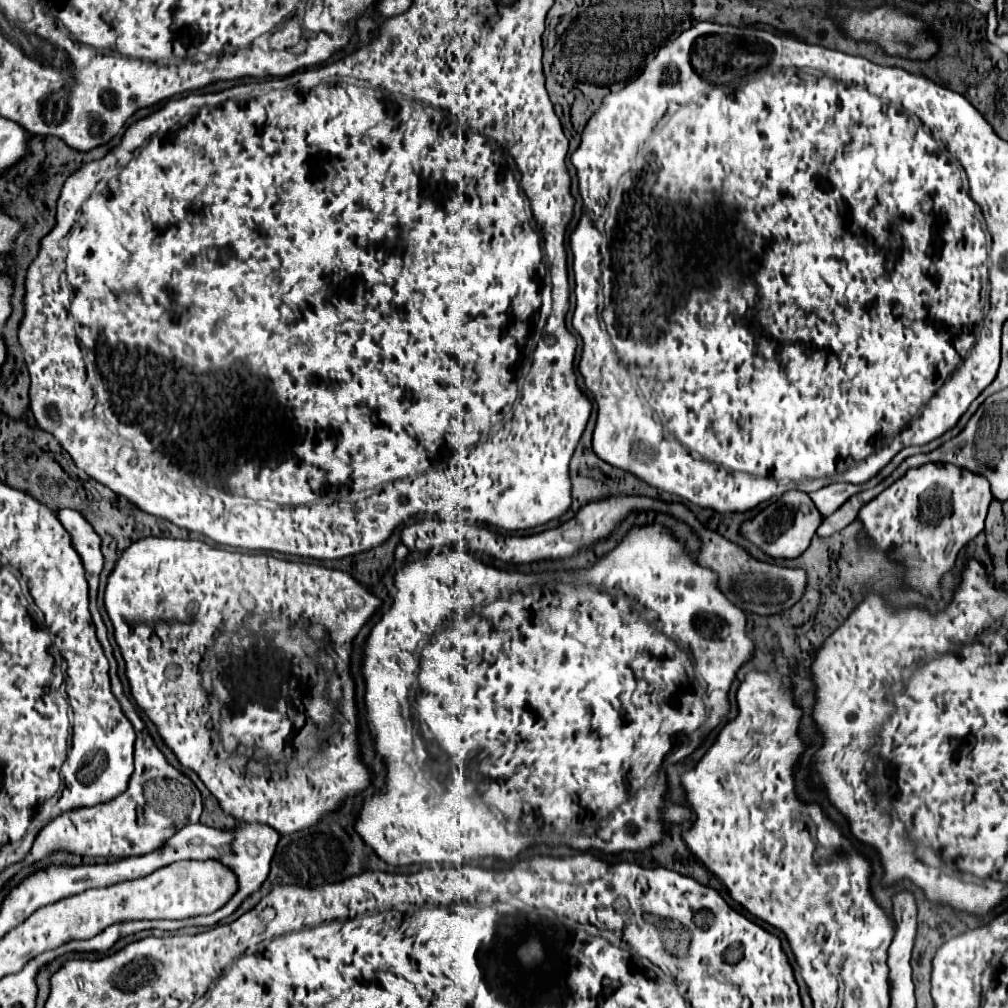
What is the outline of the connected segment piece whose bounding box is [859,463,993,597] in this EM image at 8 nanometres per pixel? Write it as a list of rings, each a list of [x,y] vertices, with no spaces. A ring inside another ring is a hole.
[[[927,463],[917,469],[909,469],[899,481],[895,481],[891,487],[879,493],[873,501],[869,501],[859,511],[859,519],[863,521],[863,531],[867,533],[867,537],[873,539],[875,547],[887,551],[889,555],[895,555],[901,545],[913,543],[915,545],[913,557],[917,559],[913,559],[913,567],[907,569],[909,571],[907,583],[927,597],[939,597],[937,585],[941,575],[954,567],[957,553],[983,531],[983,521],[985,521],[991,499],[993,495],[983,475],[975,475],[973,471],[967,471],[963,467],[955,467],[949,463]]]

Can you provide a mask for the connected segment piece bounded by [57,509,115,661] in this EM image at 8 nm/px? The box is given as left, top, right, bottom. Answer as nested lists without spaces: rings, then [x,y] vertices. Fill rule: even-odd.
[[[61,509],[57,515],[59,515],[59,521],[63,523],[63,527],[67,527],[69,535],[73,537],[73,545],[75,545],[75,549],[81,555],[83,565],[85,565],[85,575],[87,575],[87,581],[89,581],[89,610],[96,628],[97,639],[103,645],[103,651],[105,651],[107,659],[115,661],[113,649],[111,649],[109,639],[107,639],[107,629],[105,629],[105,623],[103,623],[97,607],[99,573],[103,569],[101,537],[91,527],[91,523],[87,523],[87,519],[83,519],[83,515],[79,511]]]

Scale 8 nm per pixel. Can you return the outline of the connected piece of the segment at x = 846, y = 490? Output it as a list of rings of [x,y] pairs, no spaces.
[[[833,483],[833,485],[827,485],[819,491],[813,491],[809,493],[809,497],[813,499],[813,503],[819,507],[821,515],[827,517],[831,515],[833,511],[837,511],[851,495],[855,493],[861,493],[865,491],[863,485],[853,485],[853,483]]]

